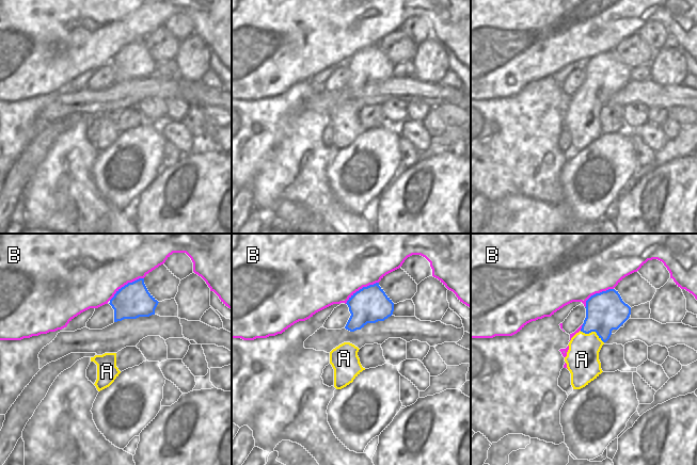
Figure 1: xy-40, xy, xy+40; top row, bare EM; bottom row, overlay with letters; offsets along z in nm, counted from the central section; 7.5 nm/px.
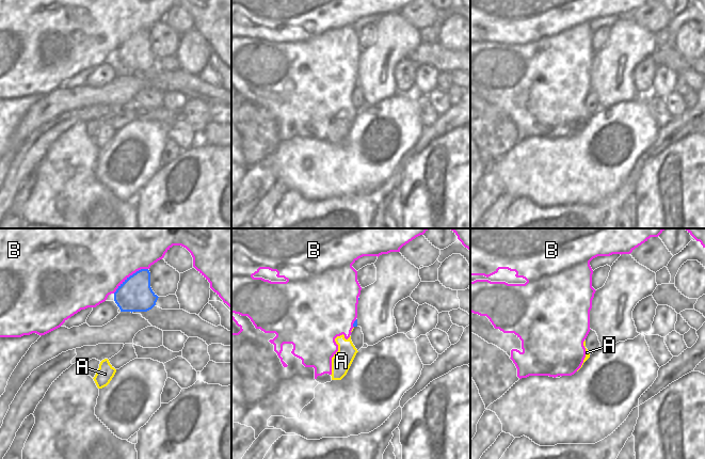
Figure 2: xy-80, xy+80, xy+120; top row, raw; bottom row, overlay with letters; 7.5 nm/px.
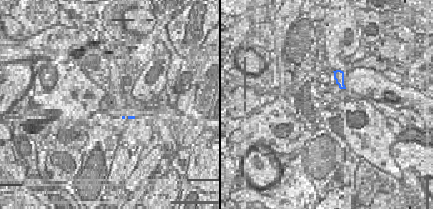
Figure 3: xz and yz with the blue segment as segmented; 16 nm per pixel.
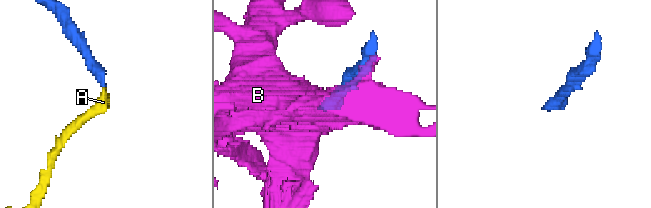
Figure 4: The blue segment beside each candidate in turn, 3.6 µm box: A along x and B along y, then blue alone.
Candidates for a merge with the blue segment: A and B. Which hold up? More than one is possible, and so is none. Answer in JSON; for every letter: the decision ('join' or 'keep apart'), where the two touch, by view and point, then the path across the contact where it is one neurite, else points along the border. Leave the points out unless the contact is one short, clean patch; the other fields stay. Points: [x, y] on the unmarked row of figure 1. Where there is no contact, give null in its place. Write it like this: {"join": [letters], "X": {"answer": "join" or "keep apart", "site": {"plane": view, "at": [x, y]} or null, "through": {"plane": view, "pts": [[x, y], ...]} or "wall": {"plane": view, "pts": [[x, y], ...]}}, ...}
{"join": [], "A": {"answer": "keep apart", "site": {"plane": "xy+40", "at": [592, 92]}, "wall": {"plane": "xy+40", "pts": [[580, 92], [585, 94], [595, 93], [603, 103]]}}, "B": {"answer": "keep apart", "site": {"plane": "xy-40", "at": [127, 45]}}}

